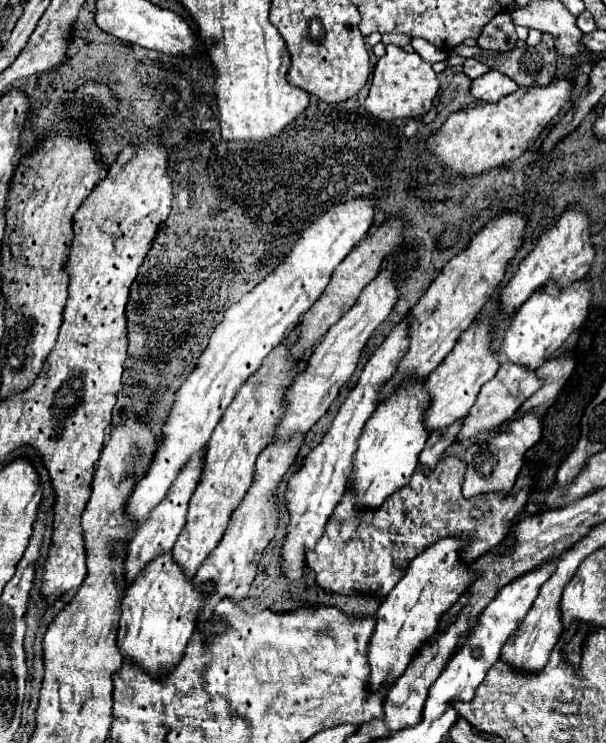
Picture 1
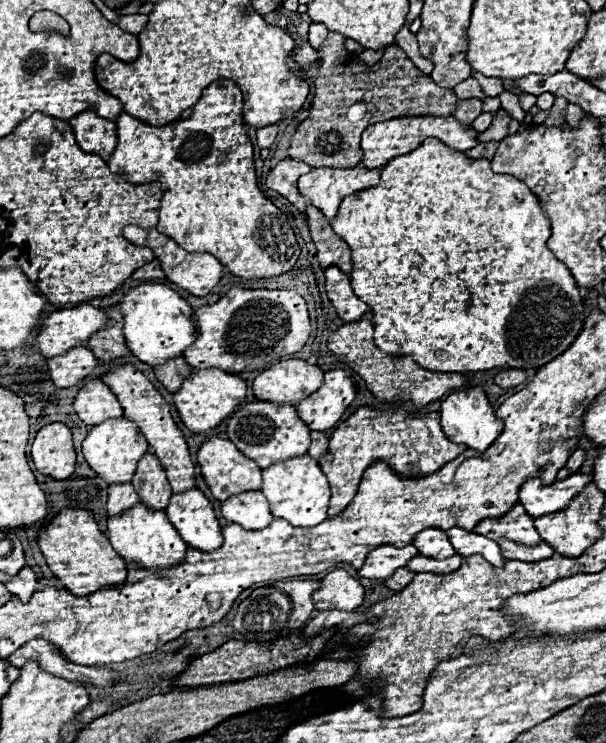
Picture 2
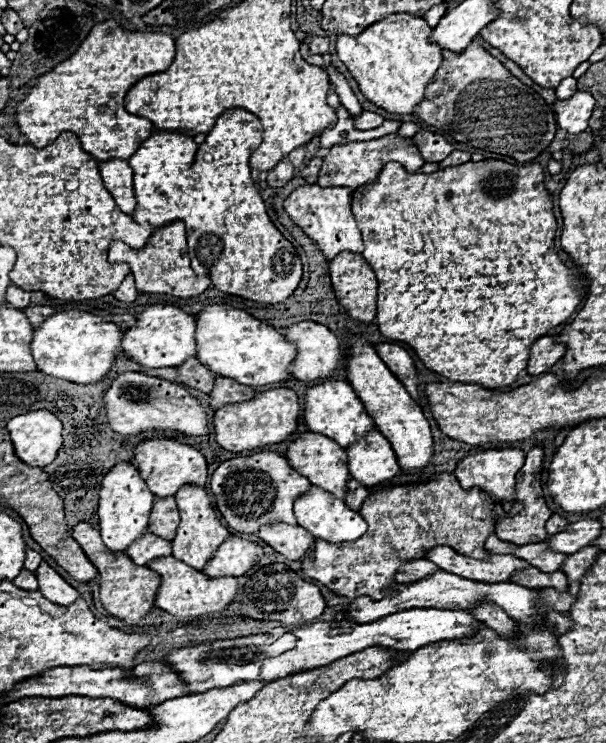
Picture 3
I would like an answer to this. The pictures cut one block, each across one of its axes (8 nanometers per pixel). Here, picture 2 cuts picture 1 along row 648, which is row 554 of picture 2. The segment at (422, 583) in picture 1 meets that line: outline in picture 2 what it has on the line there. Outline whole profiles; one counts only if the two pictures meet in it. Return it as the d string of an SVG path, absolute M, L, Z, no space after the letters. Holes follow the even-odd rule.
M382 546L374 548L364 566L358 570L358 576L368 580L386 580L390 578L398 568L406 566L410 558L418 556L418 550L414 546L406 548L394 548L394 546Z

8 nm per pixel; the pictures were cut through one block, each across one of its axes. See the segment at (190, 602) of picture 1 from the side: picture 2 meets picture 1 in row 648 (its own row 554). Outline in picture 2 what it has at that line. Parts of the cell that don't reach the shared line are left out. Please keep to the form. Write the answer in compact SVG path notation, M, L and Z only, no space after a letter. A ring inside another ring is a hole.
M138 502L134 508L128 508L126 512L120 512L118 516L110 516L106 534L114 550L124 560L138 562L142 564L142 568L152 572L174 568L184 560L184 554L188 550L188 544L182 544L182 538L178 536L178 532L174 532L174 526L166 520L166 514L154 512L152 508L142 506L142 502Z

